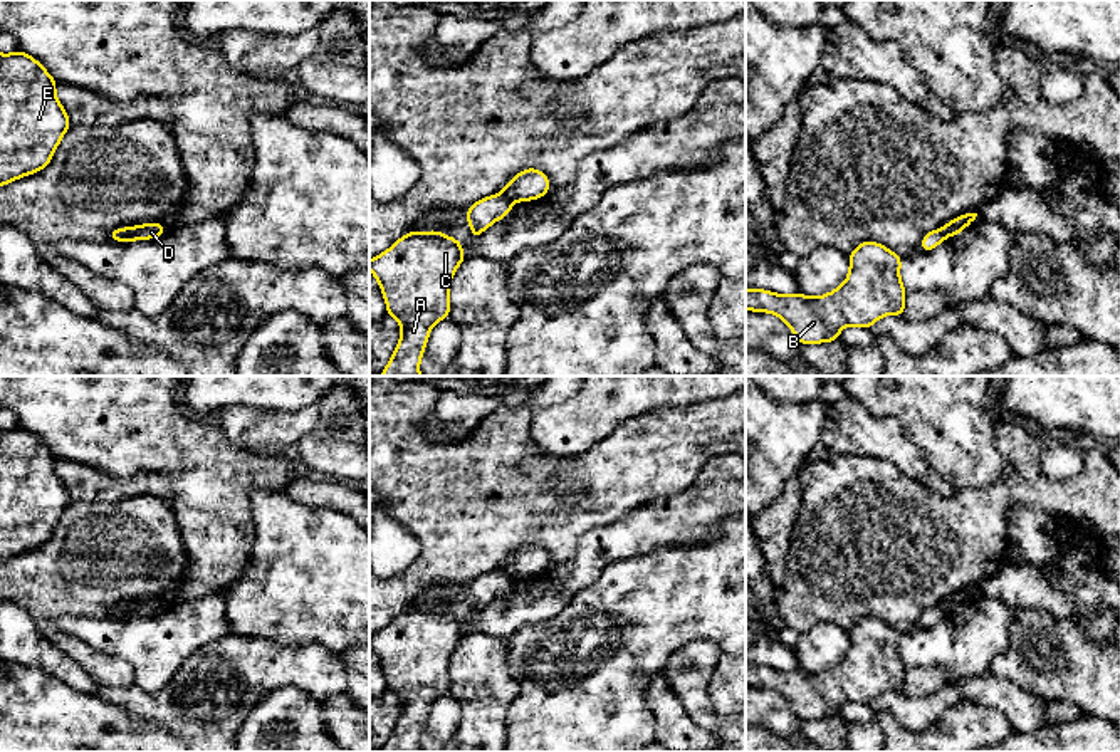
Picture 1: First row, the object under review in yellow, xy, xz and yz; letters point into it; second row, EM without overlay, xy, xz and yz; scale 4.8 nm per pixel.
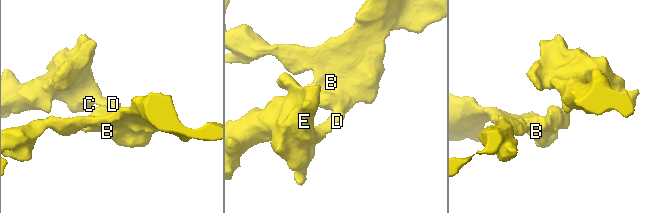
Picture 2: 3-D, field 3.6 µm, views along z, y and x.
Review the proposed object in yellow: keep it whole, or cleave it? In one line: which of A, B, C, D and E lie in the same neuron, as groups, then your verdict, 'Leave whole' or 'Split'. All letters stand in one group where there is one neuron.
Groups: A C E / B D. Split

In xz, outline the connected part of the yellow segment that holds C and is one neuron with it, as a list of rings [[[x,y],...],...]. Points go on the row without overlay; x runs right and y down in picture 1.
[[[438,606],[408,608],[386,628],[369,636],[369,646],[379,658],[386,688],[401,700],[401,713],[379,752],[421,752],[420,737],[430,705],[450,692],[450,656],[463,636],[462,619]]]

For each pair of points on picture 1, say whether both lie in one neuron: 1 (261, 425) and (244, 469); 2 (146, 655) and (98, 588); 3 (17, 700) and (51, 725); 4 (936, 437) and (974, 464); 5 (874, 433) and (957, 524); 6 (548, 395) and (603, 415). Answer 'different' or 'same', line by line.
1: different
2: different
3: same
4: same
5: different
6: different

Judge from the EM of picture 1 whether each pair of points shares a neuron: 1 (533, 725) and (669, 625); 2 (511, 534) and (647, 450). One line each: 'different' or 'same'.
1: same
2: same

